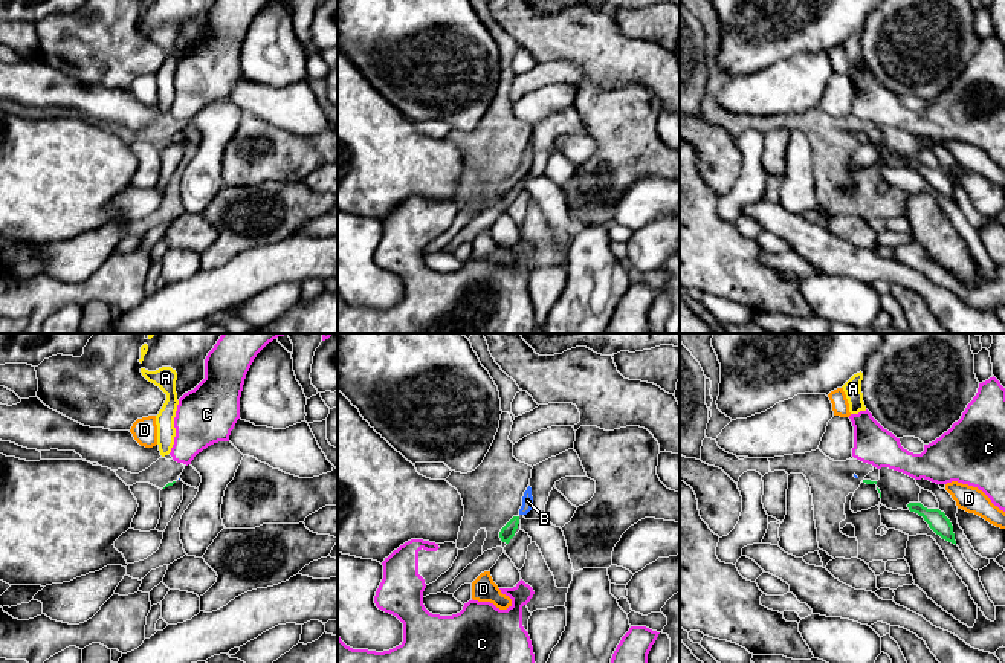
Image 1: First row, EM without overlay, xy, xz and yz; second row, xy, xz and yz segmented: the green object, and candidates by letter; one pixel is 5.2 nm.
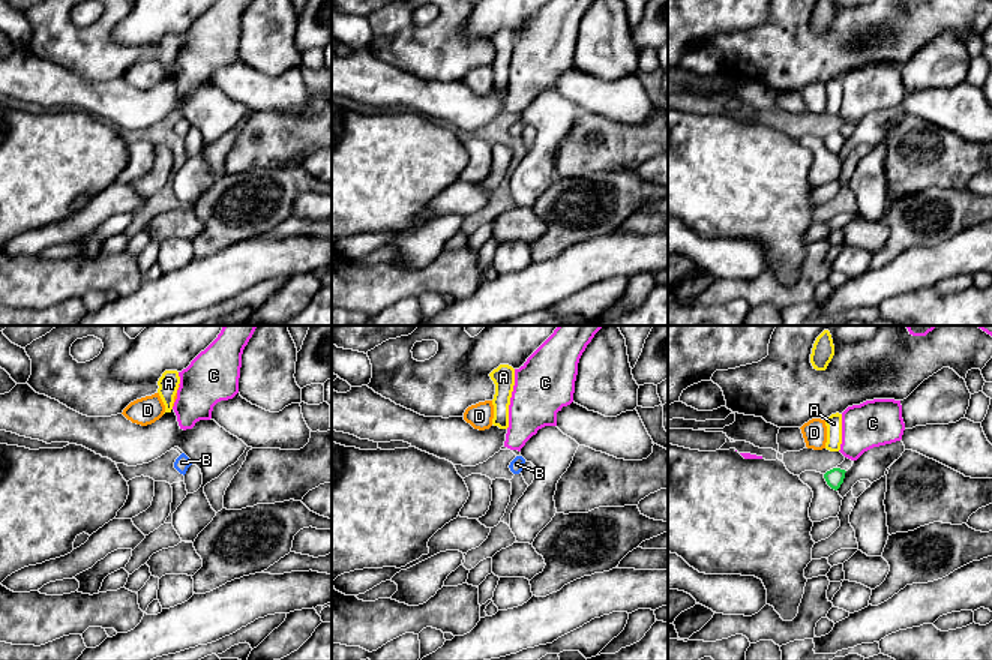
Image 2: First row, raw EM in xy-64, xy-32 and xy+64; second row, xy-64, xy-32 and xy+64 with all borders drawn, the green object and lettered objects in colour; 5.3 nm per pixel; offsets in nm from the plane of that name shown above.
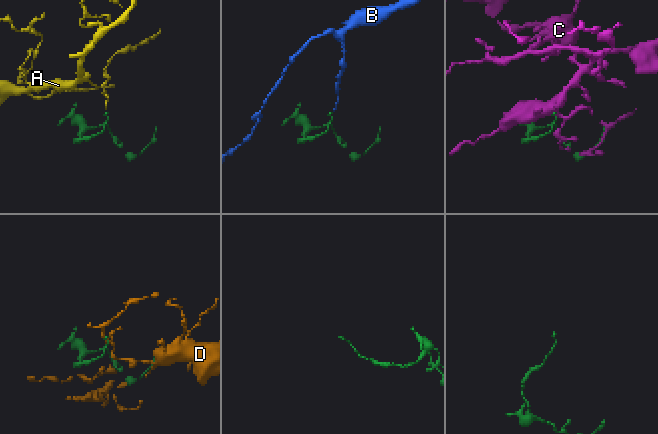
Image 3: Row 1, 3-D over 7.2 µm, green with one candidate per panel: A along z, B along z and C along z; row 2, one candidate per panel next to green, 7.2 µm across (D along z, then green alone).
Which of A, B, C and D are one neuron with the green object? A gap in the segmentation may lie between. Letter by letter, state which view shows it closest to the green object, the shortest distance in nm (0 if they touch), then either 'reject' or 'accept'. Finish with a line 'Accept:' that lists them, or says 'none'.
A: view yz; gap 360 nm; reject
B: view xz; gap 20 nm; accept
C: view yz; gap 70 nm; reject
D: view yz; gap 80 nm; reject
Accept: B

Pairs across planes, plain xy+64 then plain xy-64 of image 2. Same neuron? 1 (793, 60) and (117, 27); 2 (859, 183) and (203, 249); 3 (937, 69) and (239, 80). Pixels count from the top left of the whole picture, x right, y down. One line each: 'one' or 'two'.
1: one
2: two
3: two

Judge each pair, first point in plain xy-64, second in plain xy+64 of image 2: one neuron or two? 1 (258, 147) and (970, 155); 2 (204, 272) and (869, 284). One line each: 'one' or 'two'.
1: one
2: one

